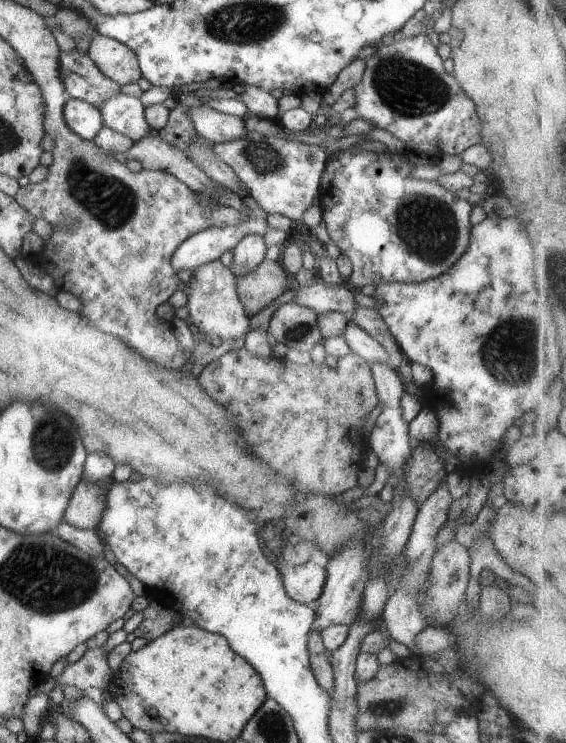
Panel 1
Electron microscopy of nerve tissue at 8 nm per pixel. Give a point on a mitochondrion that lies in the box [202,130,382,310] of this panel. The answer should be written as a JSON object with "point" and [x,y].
{"point":[264,158]}

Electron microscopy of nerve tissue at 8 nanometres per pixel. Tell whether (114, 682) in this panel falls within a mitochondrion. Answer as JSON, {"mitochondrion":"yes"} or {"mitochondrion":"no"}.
{"mitochondrion":"no"}

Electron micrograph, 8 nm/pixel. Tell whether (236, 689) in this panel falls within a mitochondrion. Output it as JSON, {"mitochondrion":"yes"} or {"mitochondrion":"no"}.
{"mitochondrion":"no"}

